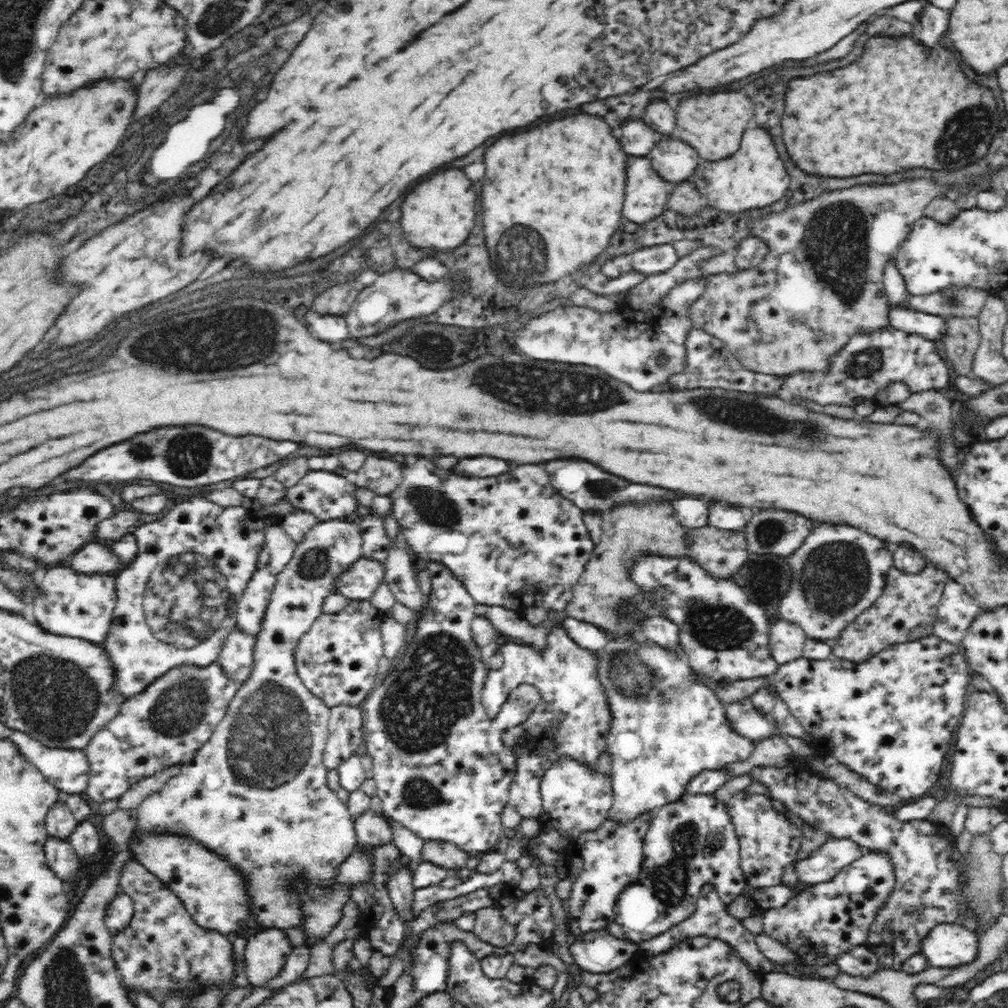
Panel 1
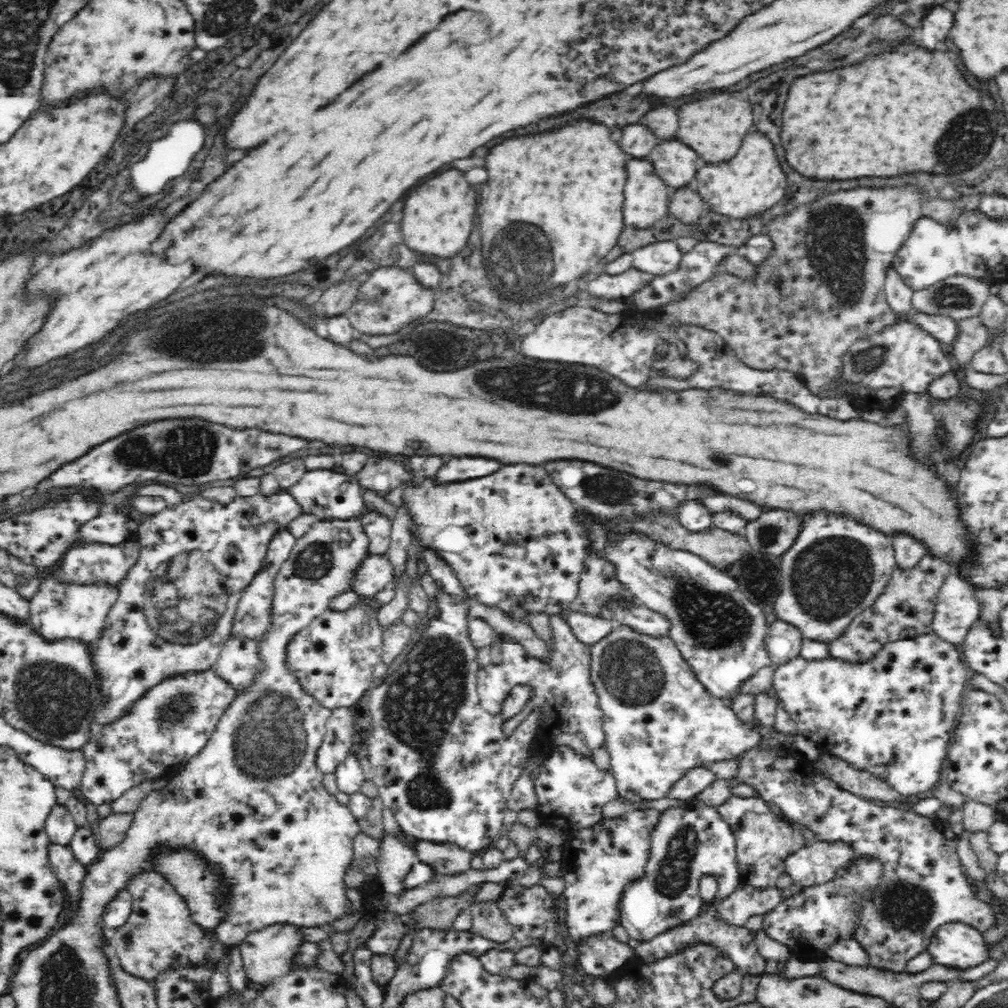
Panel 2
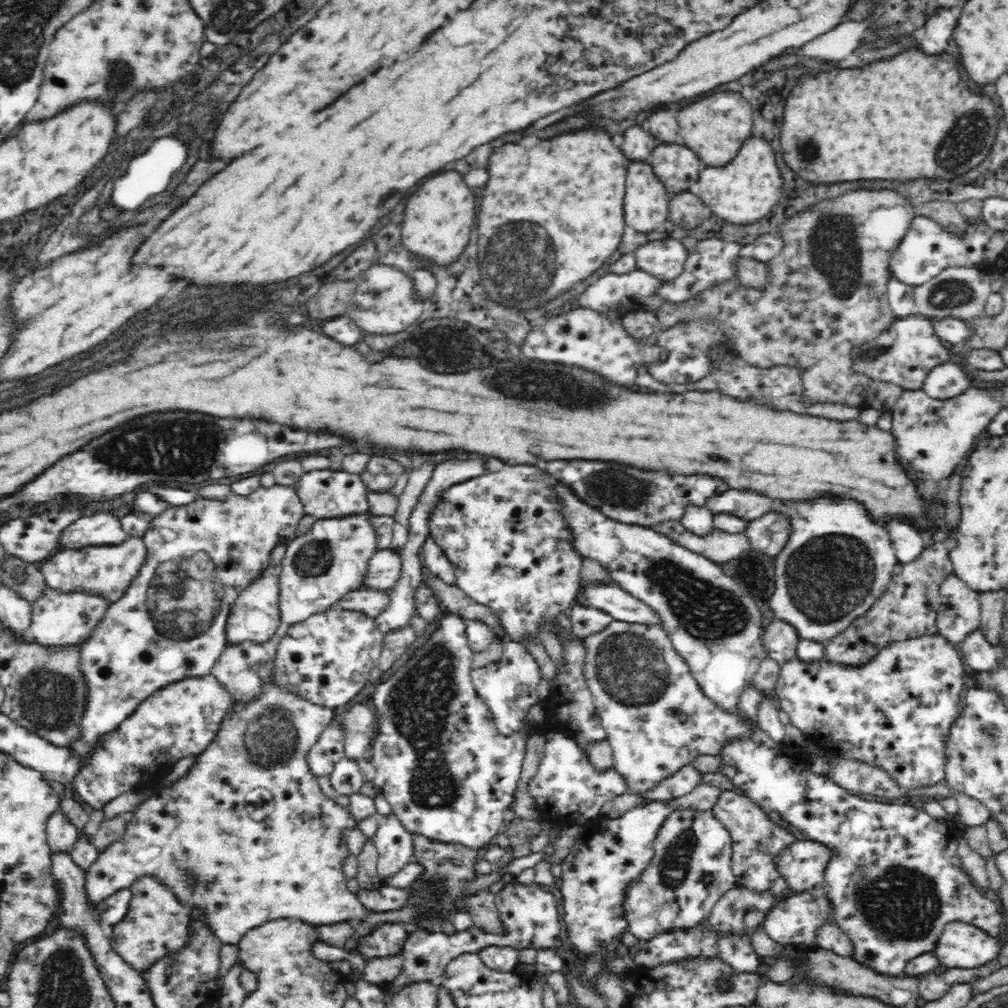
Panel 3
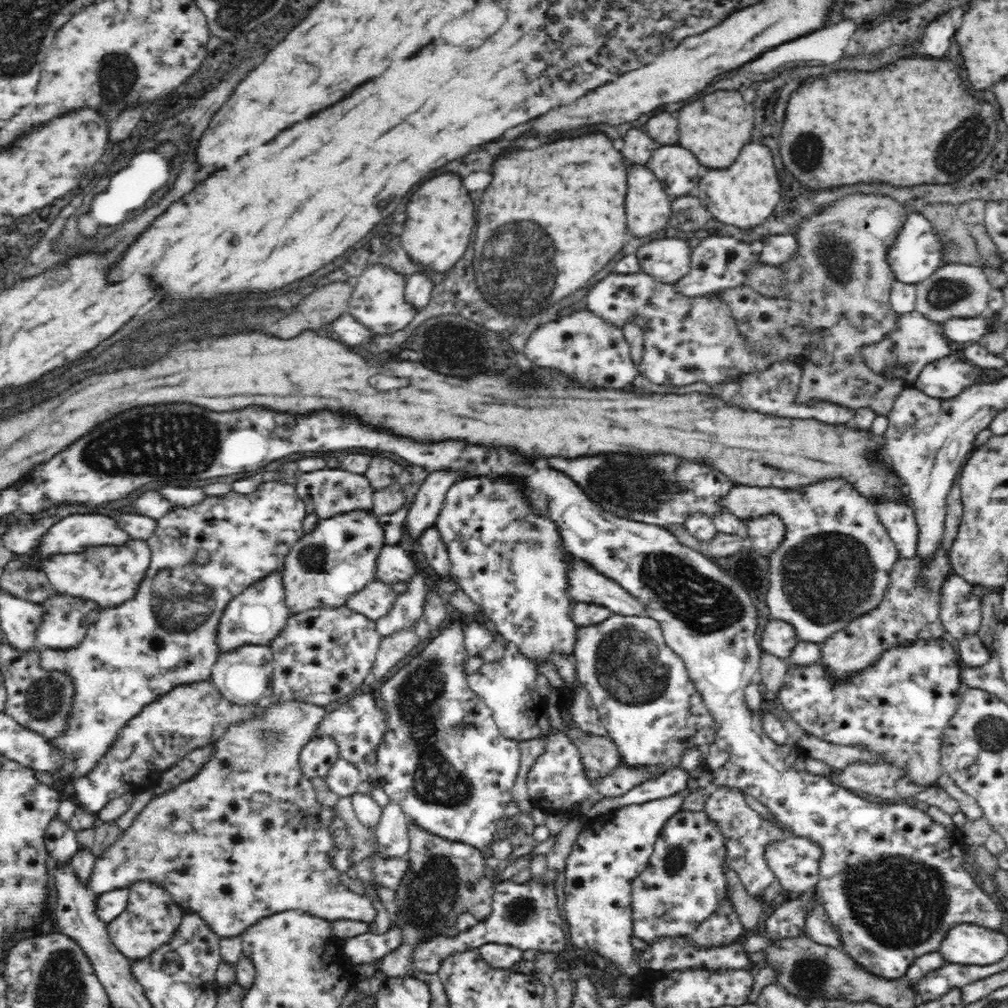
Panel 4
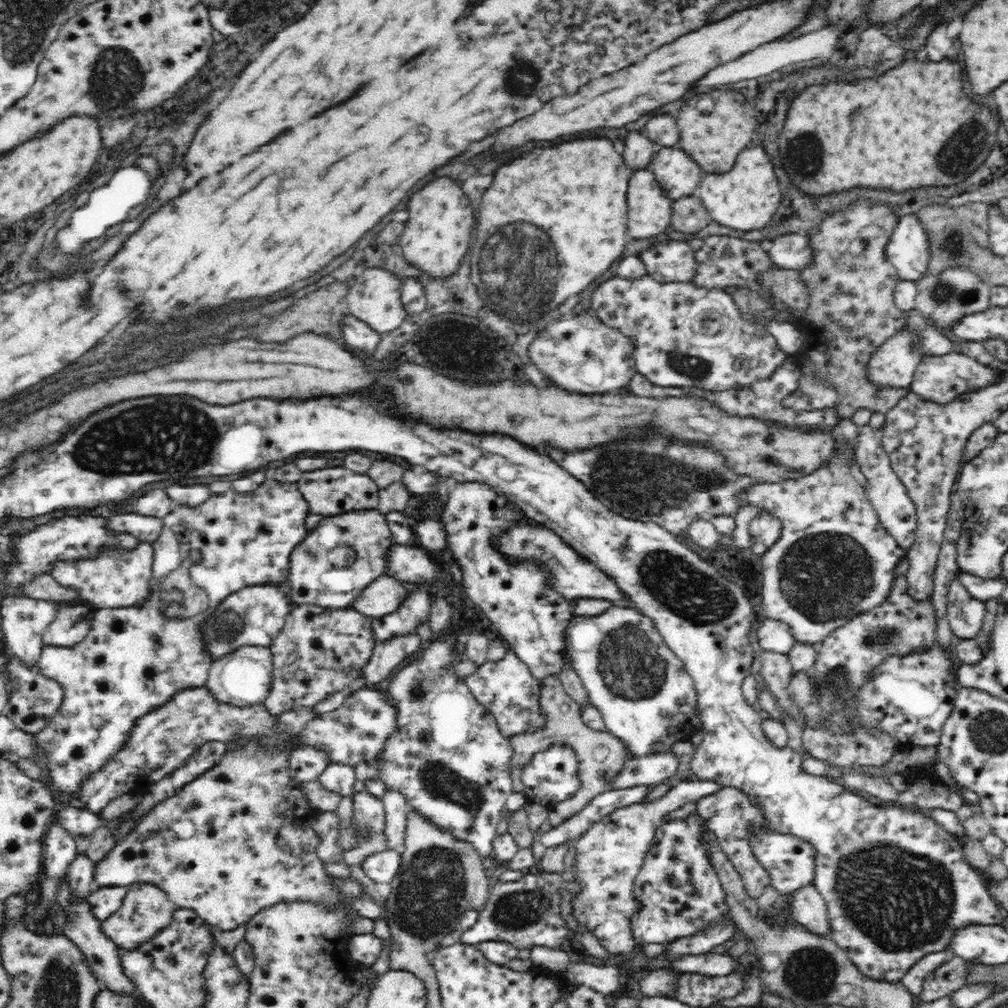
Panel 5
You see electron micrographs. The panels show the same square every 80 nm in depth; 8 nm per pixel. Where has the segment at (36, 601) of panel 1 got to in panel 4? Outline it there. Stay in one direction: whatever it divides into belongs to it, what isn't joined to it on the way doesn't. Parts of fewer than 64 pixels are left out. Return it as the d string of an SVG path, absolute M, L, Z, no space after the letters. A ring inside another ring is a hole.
M68 593L42 602L46 618L36 632L36 645L52 649L72 649L84 641L87 630L102 606Z

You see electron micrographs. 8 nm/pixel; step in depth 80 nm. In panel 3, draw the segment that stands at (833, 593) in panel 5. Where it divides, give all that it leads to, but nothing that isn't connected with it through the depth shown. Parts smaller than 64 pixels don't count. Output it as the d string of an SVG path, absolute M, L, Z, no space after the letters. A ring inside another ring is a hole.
M732 488L716 500L710 500L708 509L714 514L726 512L748 522L770 512L786 516L791 532L786 545L774 560L776 588L770 596L770 608L775 618L790 623L802 640L825 644L830 638L848 628L855 618L866 614L887 590L895 564L898 563L888 530L874 520L874 516L860 500L854 498L824 494L812 500L776 500L754 490Z

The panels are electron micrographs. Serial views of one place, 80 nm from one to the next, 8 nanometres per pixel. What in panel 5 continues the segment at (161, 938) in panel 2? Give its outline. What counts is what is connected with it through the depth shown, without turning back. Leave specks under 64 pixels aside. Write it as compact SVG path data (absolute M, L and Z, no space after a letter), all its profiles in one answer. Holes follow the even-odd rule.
M134 883L127 887L120 908L117 908L108 918L100 921L100 930L118 947L133 949L143 940L148 940L155 932L163 929L171 919L172 911L176 909L163 890L150 883Z

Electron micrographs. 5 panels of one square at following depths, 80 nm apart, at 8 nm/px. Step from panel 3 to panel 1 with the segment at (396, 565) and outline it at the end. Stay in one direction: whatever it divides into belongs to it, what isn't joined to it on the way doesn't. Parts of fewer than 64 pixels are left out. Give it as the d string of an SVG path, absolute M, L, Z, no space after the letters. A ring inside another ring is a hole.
M360 558L339 583L336 592L352 600L369 600L380 586L387 585L385 561Z

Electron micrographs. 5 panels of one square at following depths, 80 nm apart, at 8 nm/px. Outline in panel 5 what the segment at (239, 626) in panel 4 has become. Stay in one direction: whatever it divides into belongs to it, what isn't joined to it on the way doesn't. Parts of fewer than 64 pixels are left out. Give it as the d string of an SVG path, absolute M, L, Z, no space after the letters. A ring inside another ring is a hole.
M274 585L247 586L227 594L210 616L203 615L196 622L199 625L202 653L212 661L235 652L244 646L263 647L270 649L276 636L284 626L286 615L294 609L282 589ZM202 621L202 624L199 624Z

